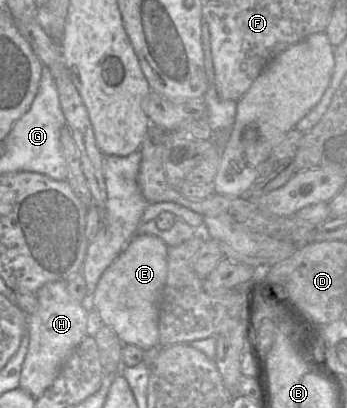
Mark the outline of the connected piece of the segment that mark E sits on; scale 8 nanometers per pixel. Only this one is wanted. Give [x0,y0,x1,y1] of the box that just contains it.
[92,233,167,351]

